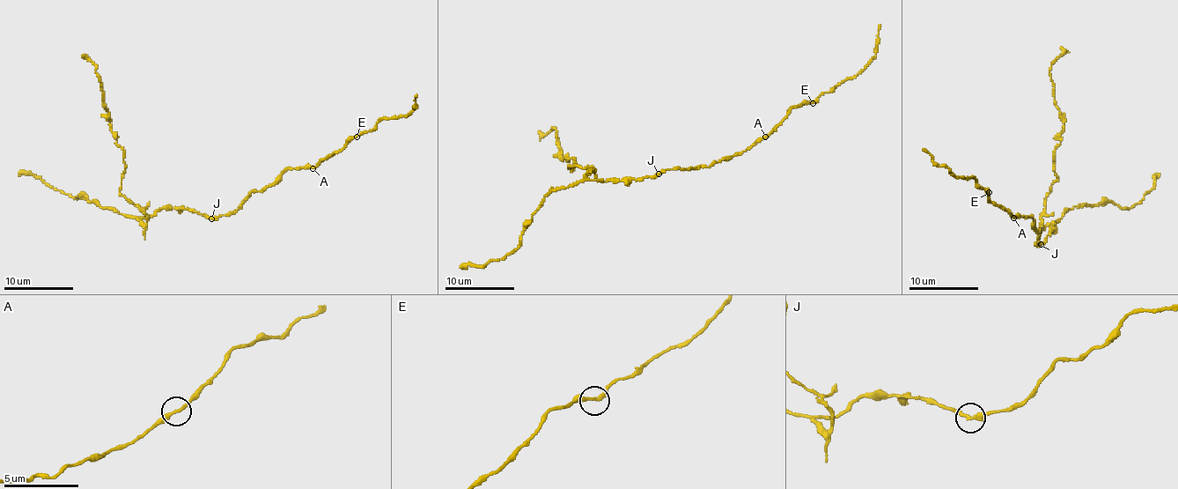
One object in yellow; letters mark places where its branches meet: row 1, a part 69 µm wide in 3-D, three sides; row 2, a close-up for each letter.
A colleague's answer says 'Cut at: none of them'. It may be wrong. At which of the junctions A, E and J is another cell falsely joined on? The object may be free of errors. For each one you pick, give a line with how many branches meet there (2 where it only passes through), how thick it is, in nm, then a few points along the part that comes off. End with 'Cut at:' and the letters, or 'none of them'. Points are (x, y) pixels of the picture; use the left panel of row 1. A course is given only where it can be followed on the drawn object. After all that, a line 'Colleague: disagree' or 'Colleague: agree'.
J: 2 branches meet; 240 nm thick; foreign part runs (210, 218), (159, 208), (140, 219), (146, 217), (120, 191), (123, 150), (99, 75), (82, 55)
Cut at: J
Colleague: disagree

